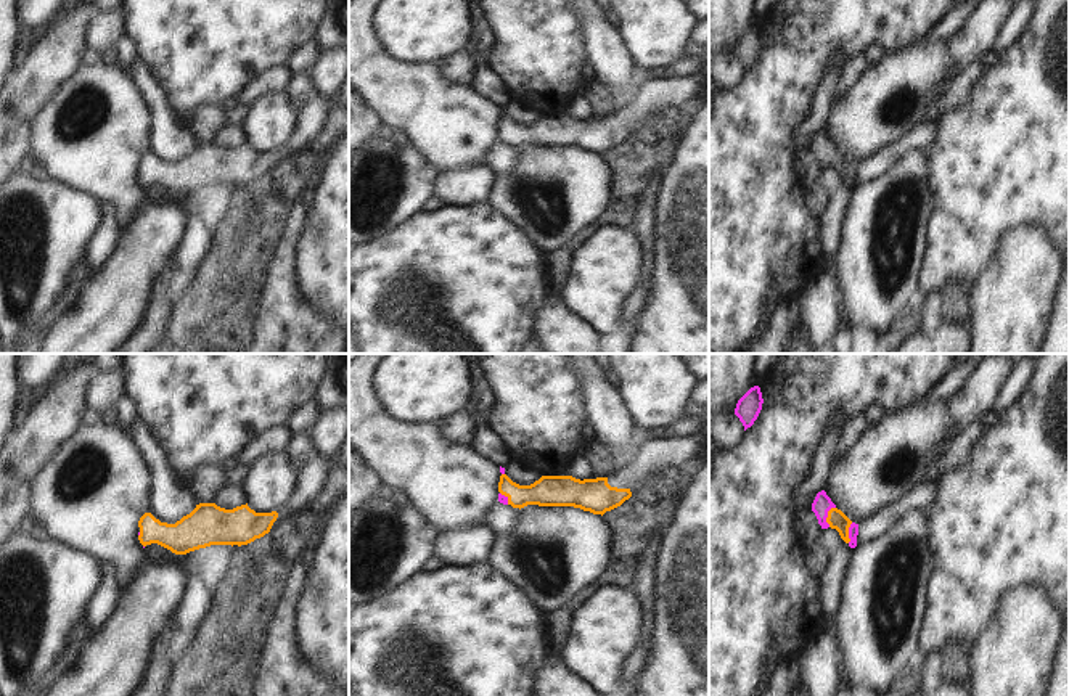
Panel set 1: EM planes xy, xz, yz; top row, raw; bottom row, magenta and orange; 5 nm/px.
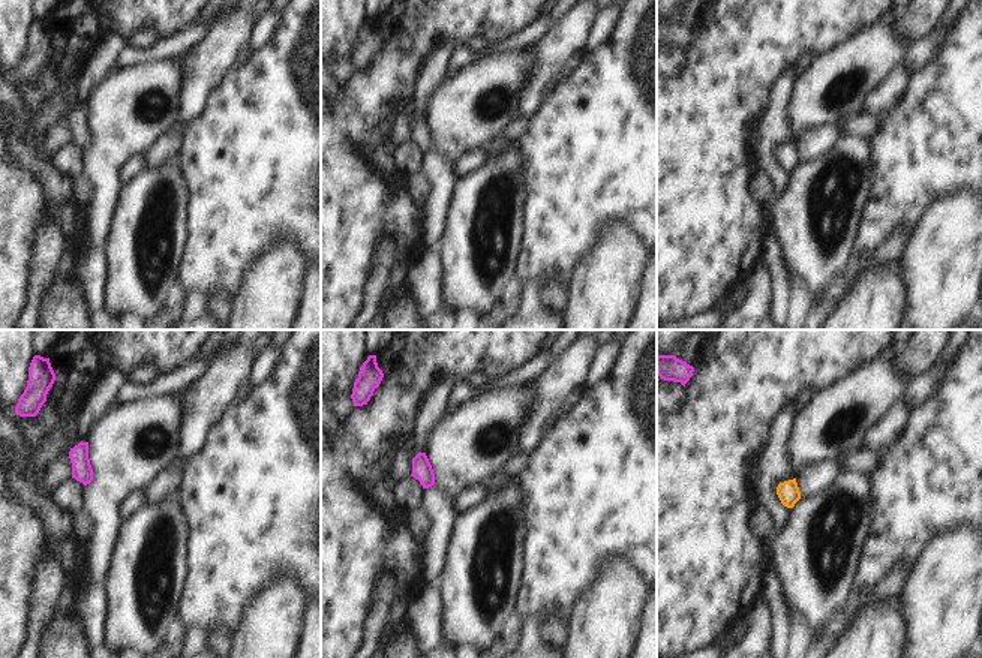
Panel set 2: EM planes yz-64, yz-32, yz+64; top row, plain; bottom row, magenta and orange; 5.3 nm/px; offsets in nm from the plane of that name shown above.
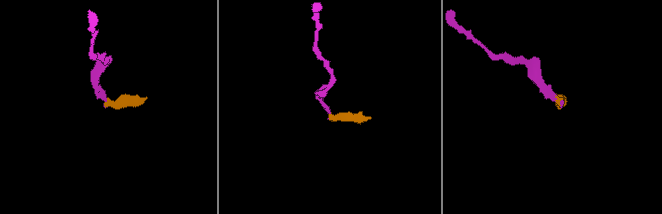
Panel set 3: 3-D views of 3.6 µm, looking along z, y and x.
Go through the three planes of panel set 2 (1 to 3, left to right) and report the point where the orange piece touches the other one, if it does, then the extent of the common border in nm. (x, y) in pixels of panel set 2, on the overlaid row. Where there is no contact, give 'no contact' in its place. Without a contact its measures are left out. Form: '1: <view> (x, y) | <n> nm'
1: no contact
2: no contact
3: no contact

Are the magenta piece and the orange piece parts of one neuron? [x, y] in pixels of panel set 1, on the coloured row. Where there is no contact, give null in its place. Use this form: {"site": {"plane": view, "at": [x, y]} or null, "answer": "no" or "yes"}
{"site": {"plane": "yz", "at": [827, 516]}, "answer": "yes"}

